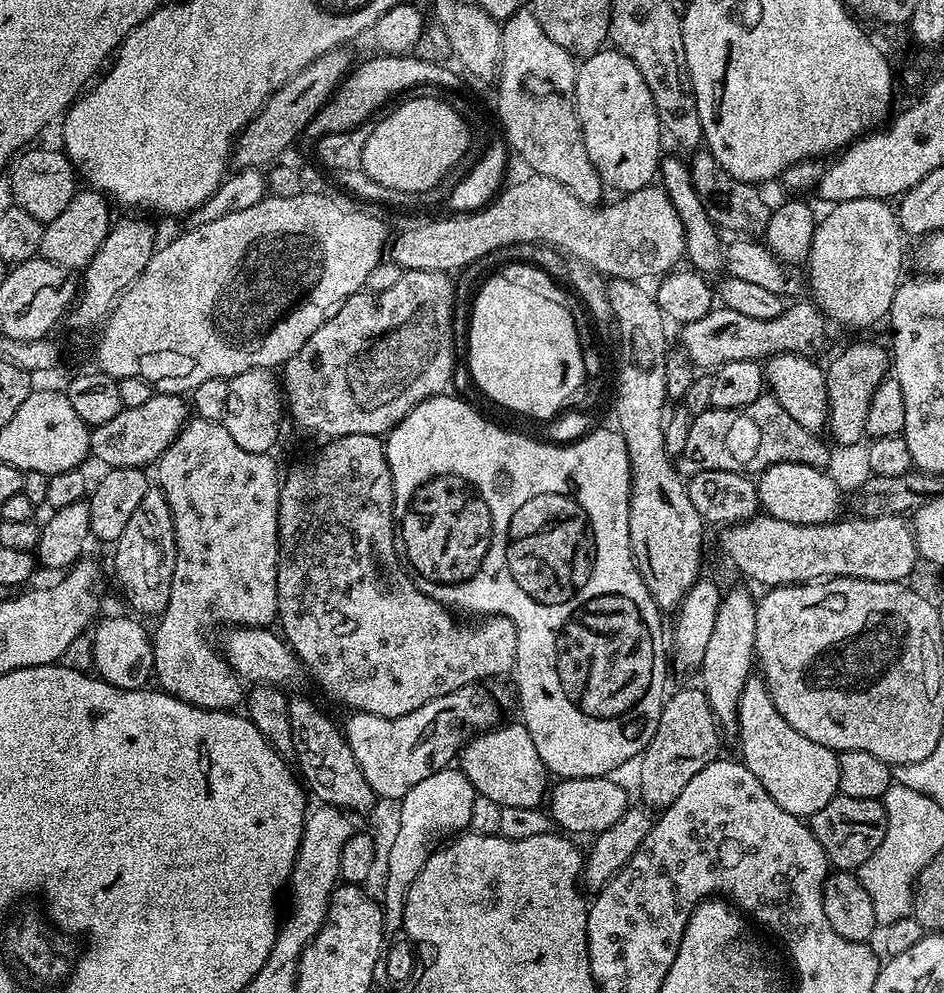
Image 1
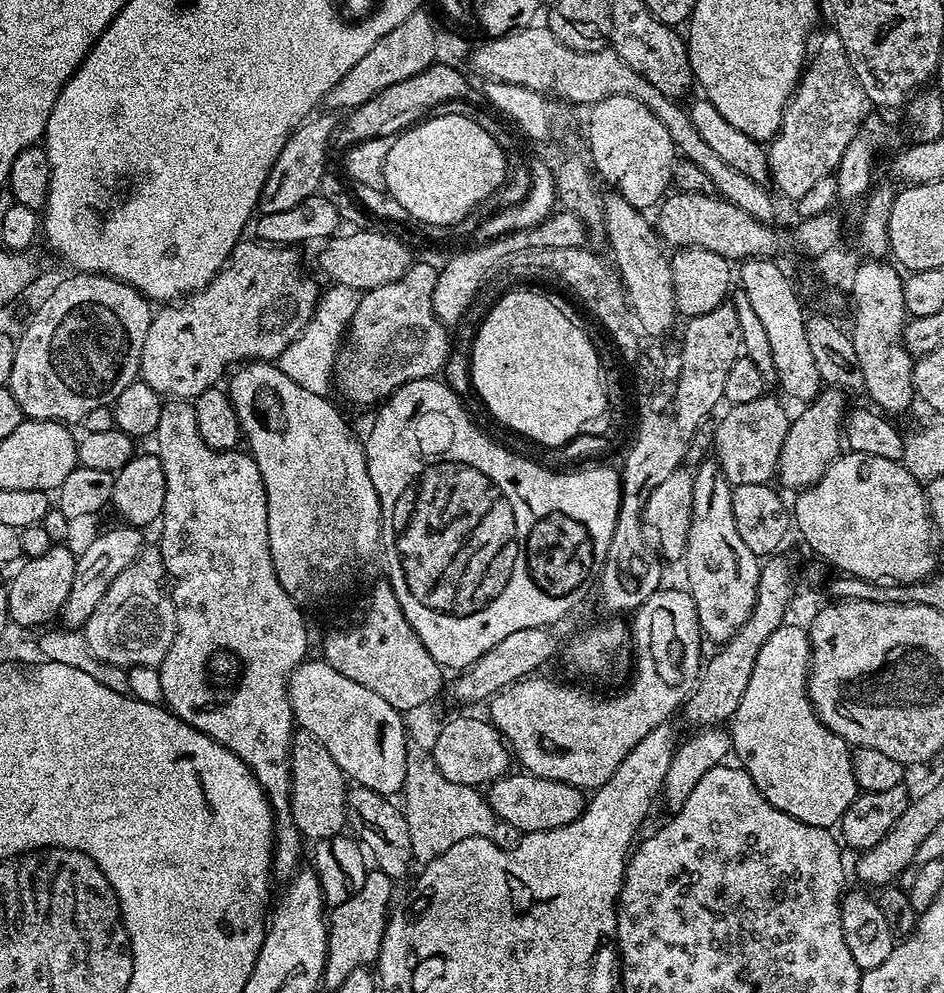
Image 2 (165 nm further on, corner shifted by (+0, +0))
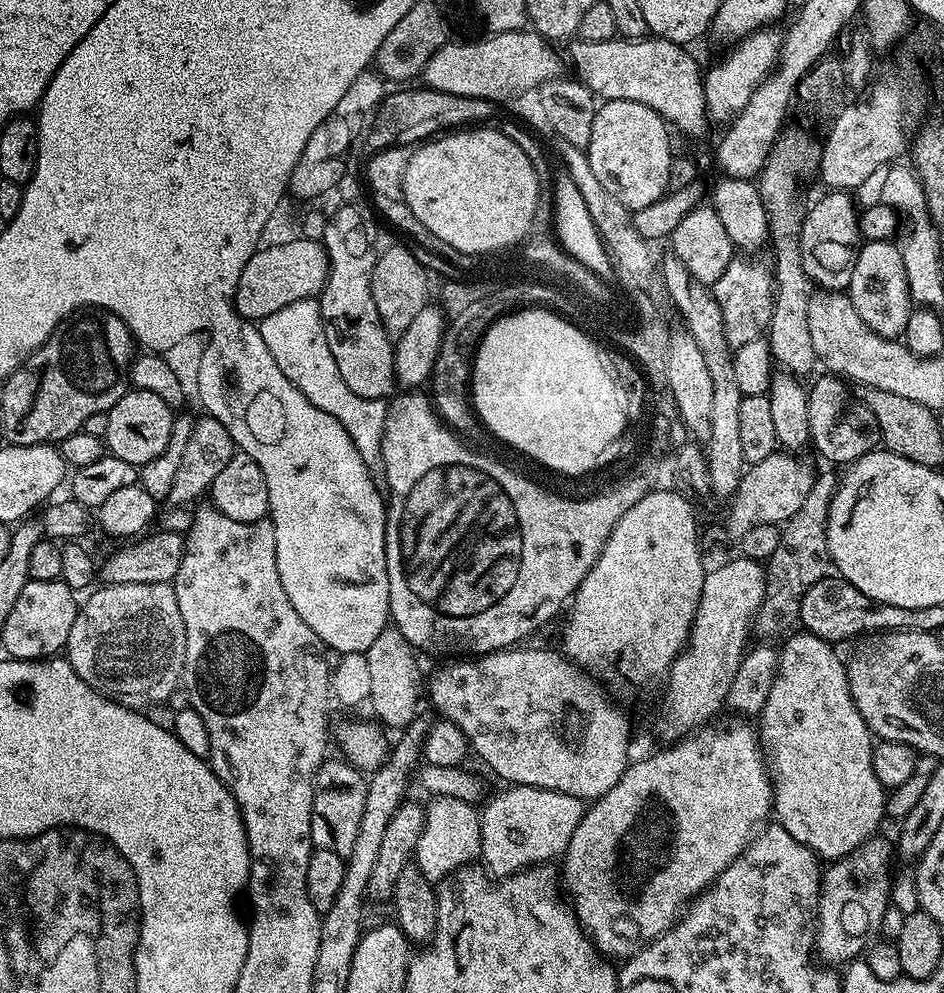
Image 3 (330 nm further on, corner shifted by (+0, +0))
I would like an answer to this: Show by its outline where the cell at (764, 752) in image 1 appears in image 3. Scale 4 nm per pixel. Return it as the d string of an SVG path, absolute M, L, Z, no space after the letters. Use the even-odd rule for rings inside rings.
M796 630L788 638L789 640L785 642L784 648L779 649L780 661L774 678L774 686L770 686L770 694L758 713L760 746L766 757L766 763L772 778L772 806L775 819L780 827L786 830L786 834L798 838L798 842L802 842L802 846L806 846L811 852L815 852L821 861L831 862L840 860L846 854L850 854L858 846L862 846L862 842L872 839L881 831L880 823L886 820L886 790L874 774L874 762L872 761L874 737L872 731L866 726L866 722L848 689L848 670L845 661L843 659L840 661L840 656L836 653L837 649L833 645L814 634Z

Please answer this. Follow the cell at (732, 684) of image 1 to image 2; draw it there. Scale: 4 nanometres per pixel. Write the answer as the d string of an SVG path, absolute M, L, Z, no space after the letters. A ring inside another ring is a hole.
M714 458L703 460L694 472L694 510L690 518L690 534L688 549L682 557L684 572L688 575L687 591L694 598L694 606L698 610L700 631L705 637L713 640L716 646L726 643L734 634L738 634L746 618L754 610L754 602L758 598L758 578L760 577L761 557L750 552L749 547L742 542L735 521L734 507L731 501L733 485L730 483L720 464Z

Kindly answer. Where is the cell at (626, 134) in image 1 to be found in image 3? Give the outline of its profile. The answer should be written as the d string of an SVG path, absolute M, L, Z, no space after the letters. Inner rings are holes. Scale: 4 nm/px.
M605 100L596 109L594 130L590 133L590 142L587 146L590 170L598 177L598 182L622 202L630 210L637 210L658 202L669 191L670 162L674 155L672 140L668 137L669 125L650 106L642 106L638 102L629 100Z

